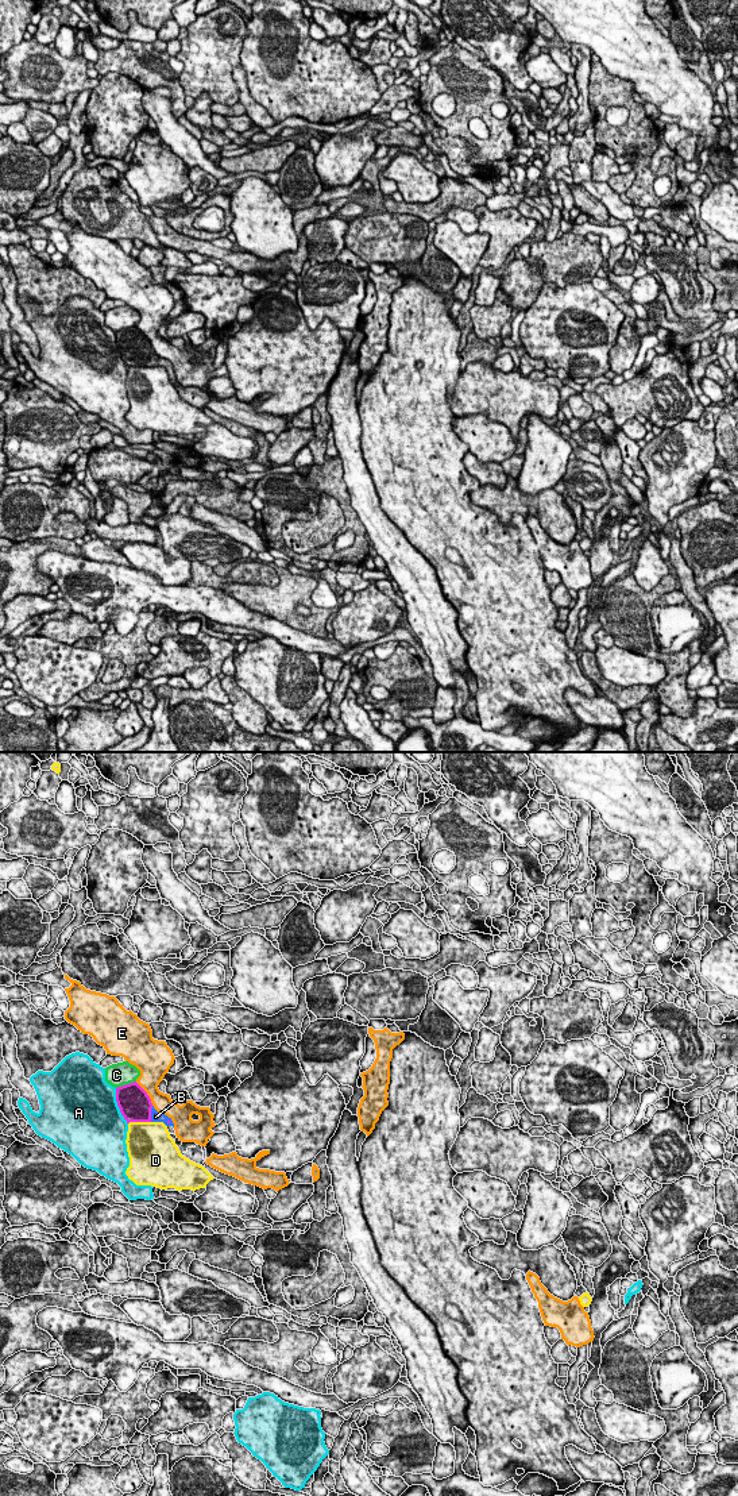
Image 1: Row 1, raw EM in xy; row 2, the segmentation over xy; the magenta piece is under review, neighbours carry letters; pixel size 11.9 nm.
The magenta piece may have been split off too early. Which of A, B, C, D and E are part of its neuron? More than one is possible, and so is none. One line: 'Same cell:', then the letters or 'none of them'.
Same cell: B

